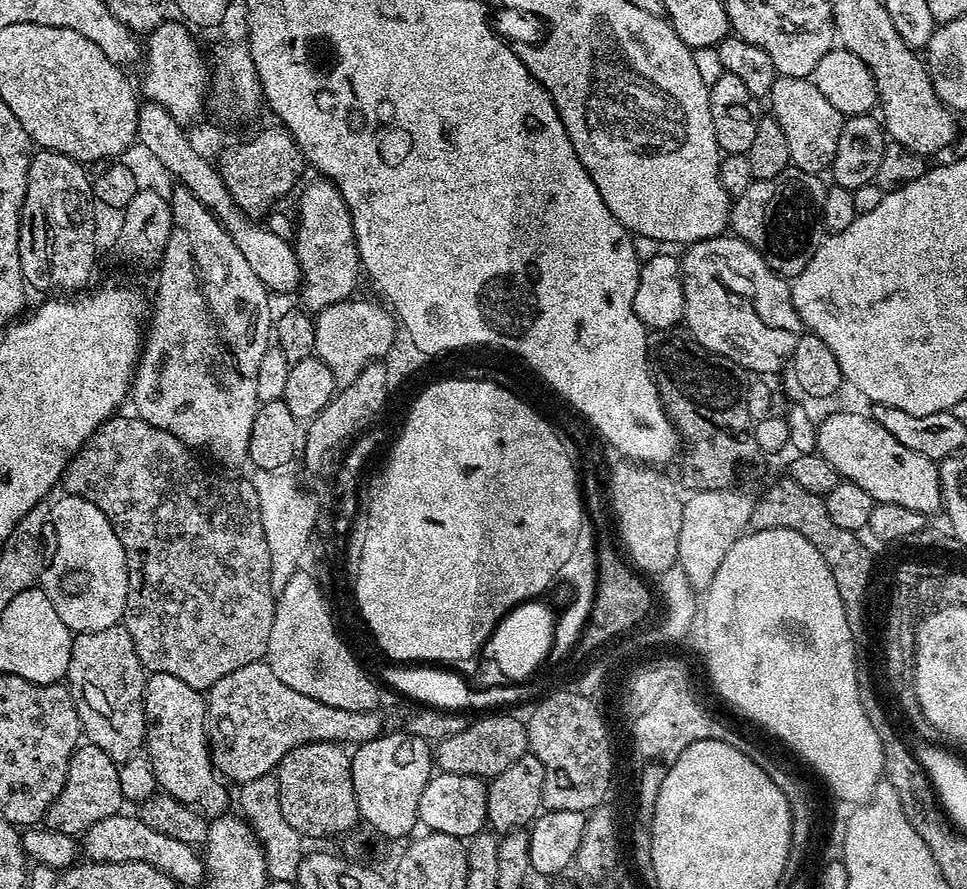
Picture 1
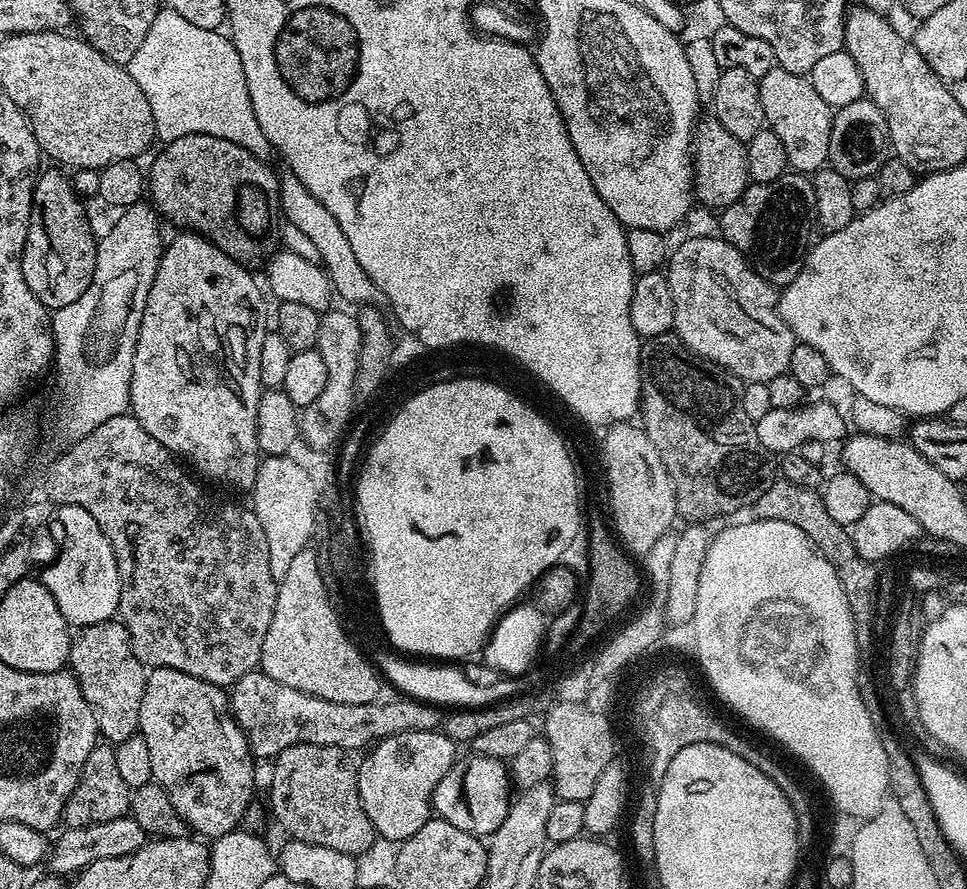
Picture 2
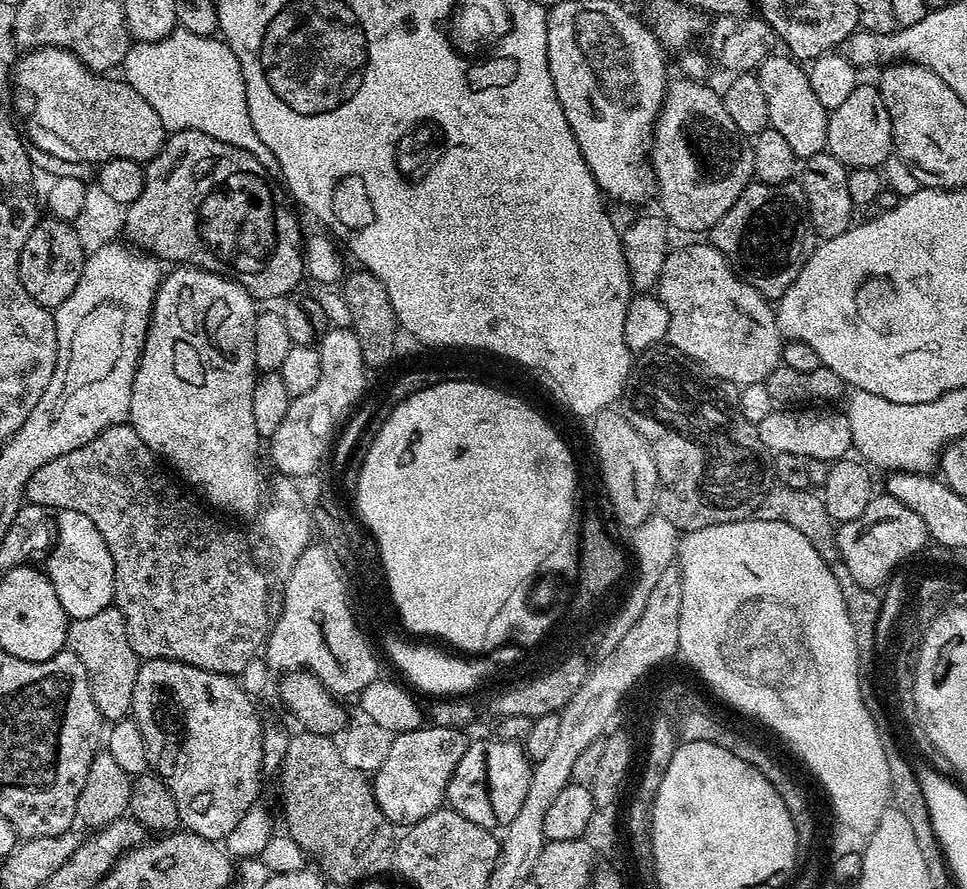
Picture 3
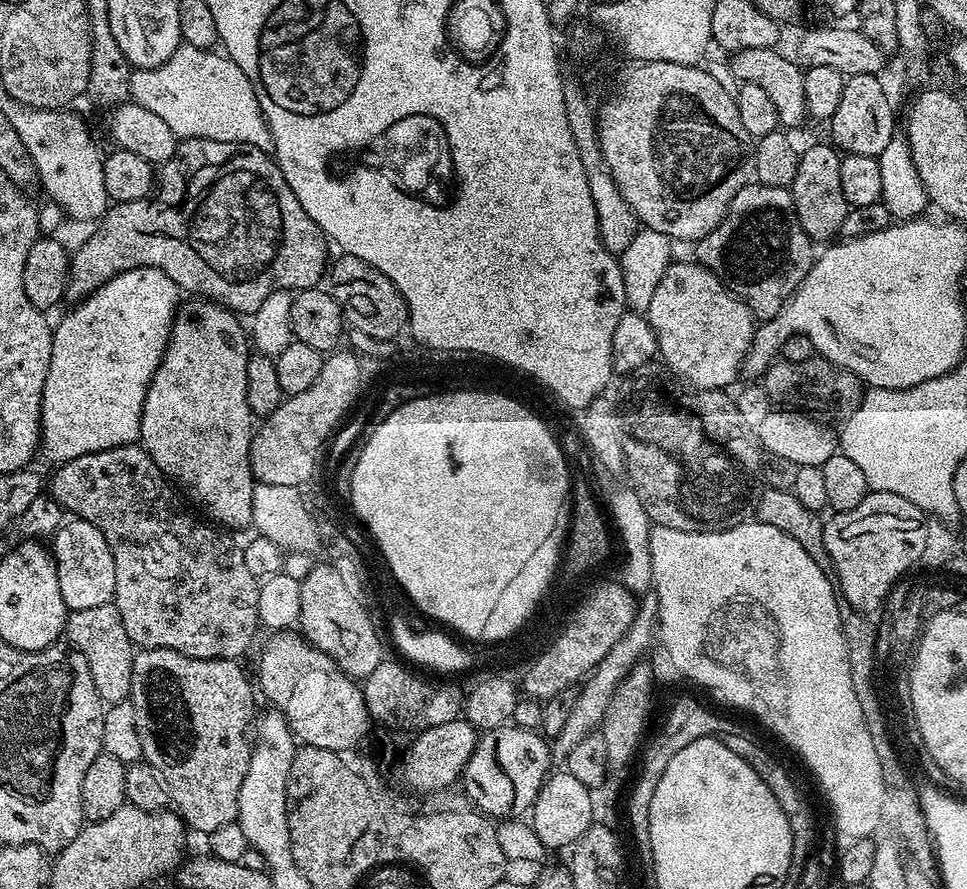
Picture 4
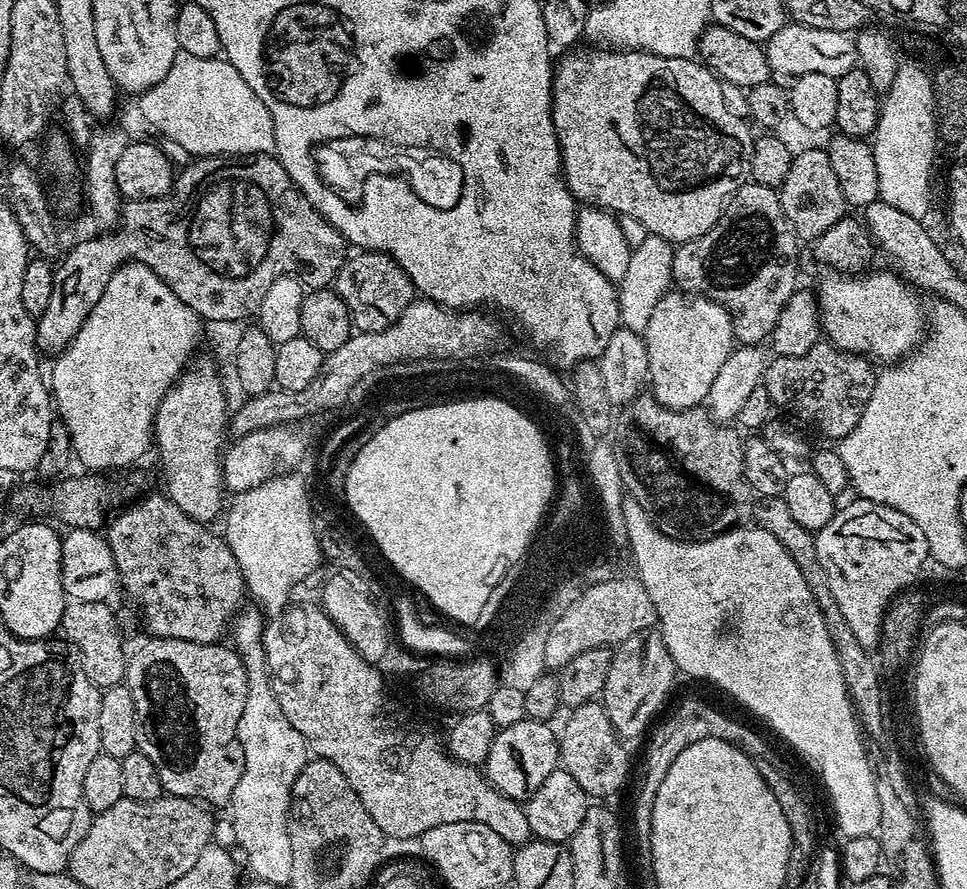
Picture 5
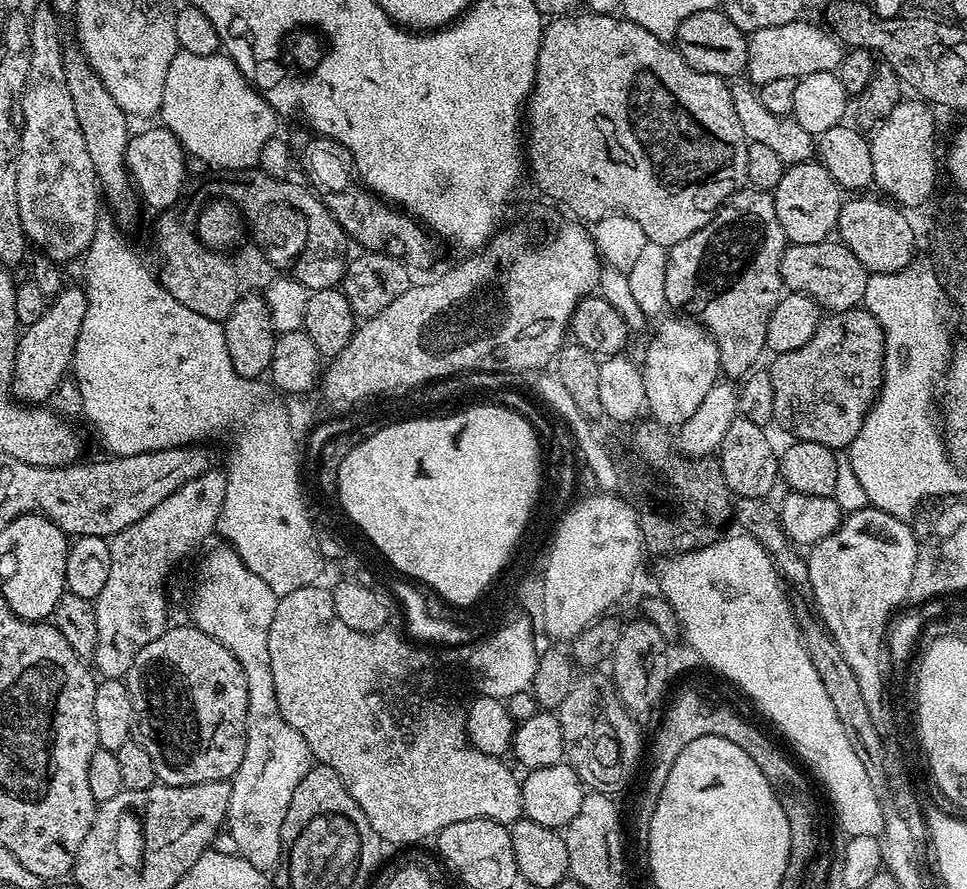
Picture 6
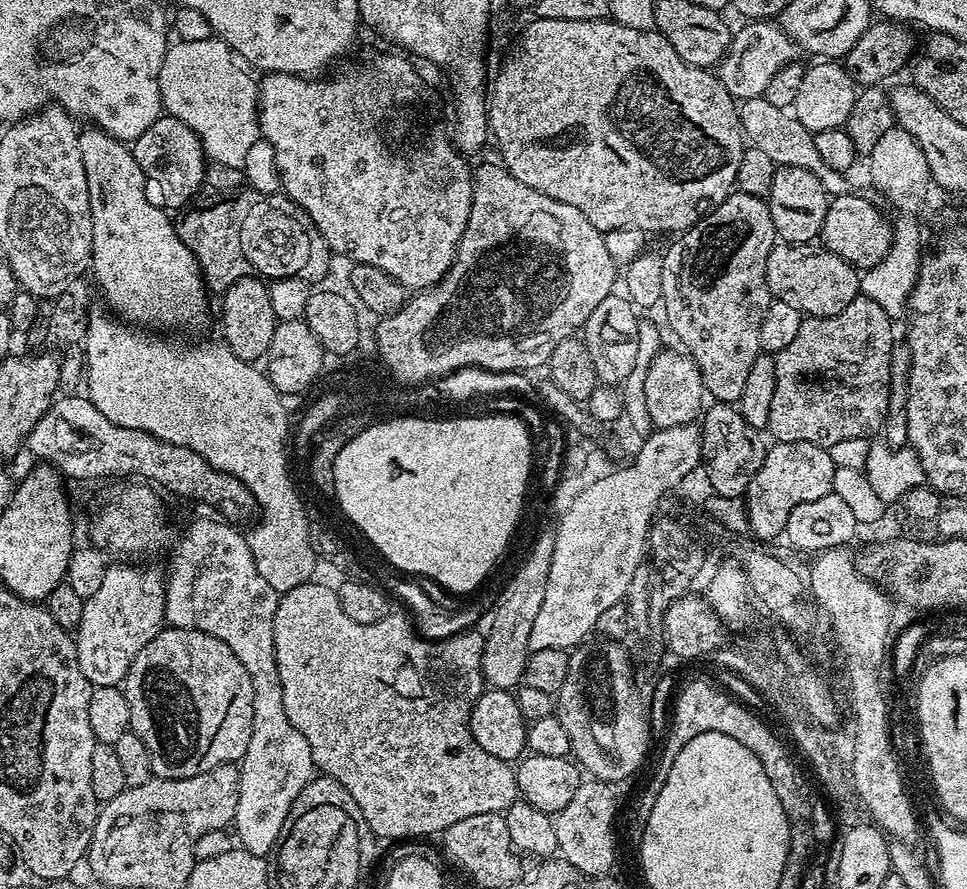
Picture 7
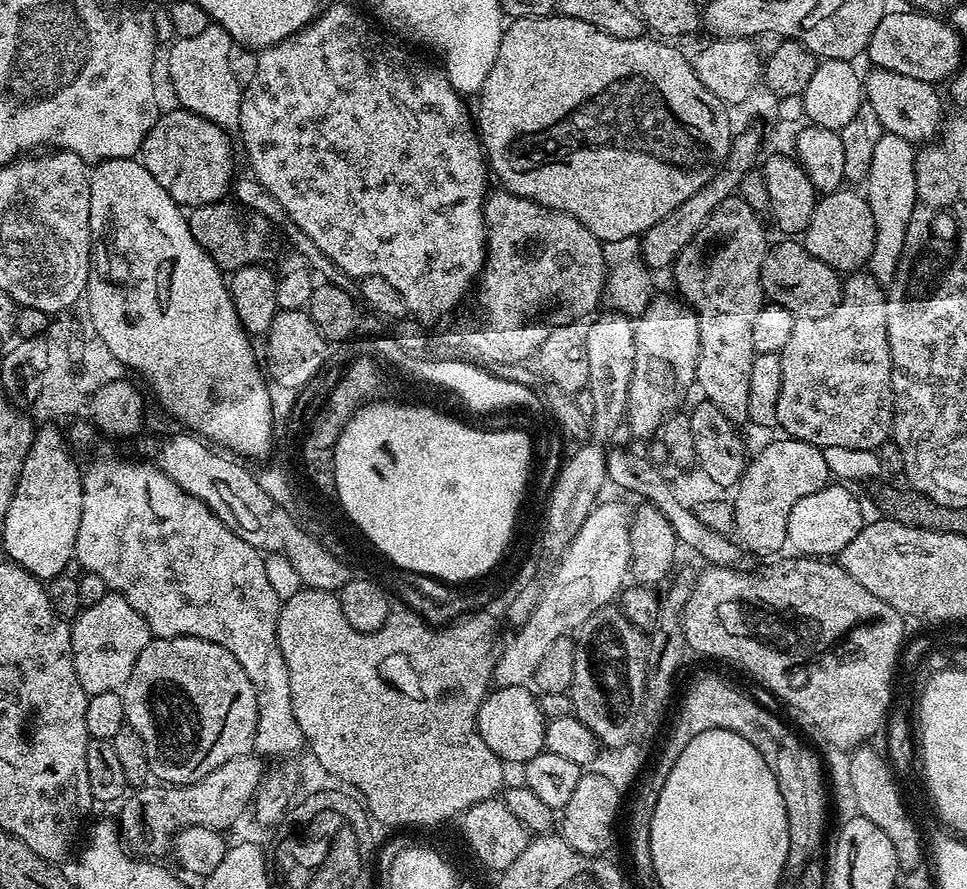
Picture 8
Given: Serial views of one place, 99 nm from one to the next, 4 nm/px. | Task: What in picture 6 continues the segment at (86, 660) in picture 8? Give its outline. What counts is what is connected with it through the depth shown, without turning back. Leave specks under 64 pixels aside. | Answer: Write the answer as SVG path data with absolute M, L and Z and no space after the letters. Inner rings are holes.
M223 471L203 473L162 499L140 521L126 526L108 540L110 574L106 577L106 586L102 586L102 594L98 594L94 601L98 622L94 668L101 677L109 680L127 677L142 646L150 646L150 642L169 627L168 592L164 589L164 579L171 574L175 564L182 563L214 532L227 485L228 478Z

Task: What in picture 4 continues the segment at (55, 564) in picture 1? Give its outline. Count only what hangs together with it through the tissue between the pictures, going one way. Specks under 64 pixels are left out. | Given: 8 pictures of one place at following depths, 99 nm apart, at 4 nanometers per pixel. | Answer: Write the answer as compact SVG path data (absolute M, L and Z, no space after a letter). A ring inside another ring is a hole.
M72 518L61 523L51 537L50 551L58 570L58 586L62 586L64 605L70 610L86 610L89 606L102 606L116 595L114 558L106 538L90 522Z

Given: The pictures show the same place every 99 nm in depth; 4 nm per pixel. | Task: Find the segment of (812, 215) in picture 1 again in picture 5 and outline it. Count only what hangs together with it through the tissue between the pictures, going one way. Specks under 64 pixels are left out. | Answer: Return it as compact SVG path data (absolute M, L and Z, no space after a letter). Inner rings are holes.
M745 182L724 206L718 222L706 234L679 245L674 254L672 279L681 292L709 296L722 305L732 319L732 335L740 344L763 345L771 337L782 306L798 291L796 284L796 244L798 237L782 210L779 191Z

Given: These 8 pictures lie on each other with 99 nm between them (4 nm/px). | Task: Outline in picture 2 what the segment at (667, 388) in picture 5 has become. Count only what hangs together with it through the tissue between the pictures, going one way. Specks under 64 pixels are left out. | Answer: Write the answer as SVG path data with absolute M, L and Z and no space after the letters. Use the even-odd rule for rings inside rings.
M719 235L692 236L671 249L666 261L666 277L673 294L675 336L702 358L722 366L749 384L767 384L787 373L790 354L798 343L790 326L780 317L778 292L748 265L748 259Z

